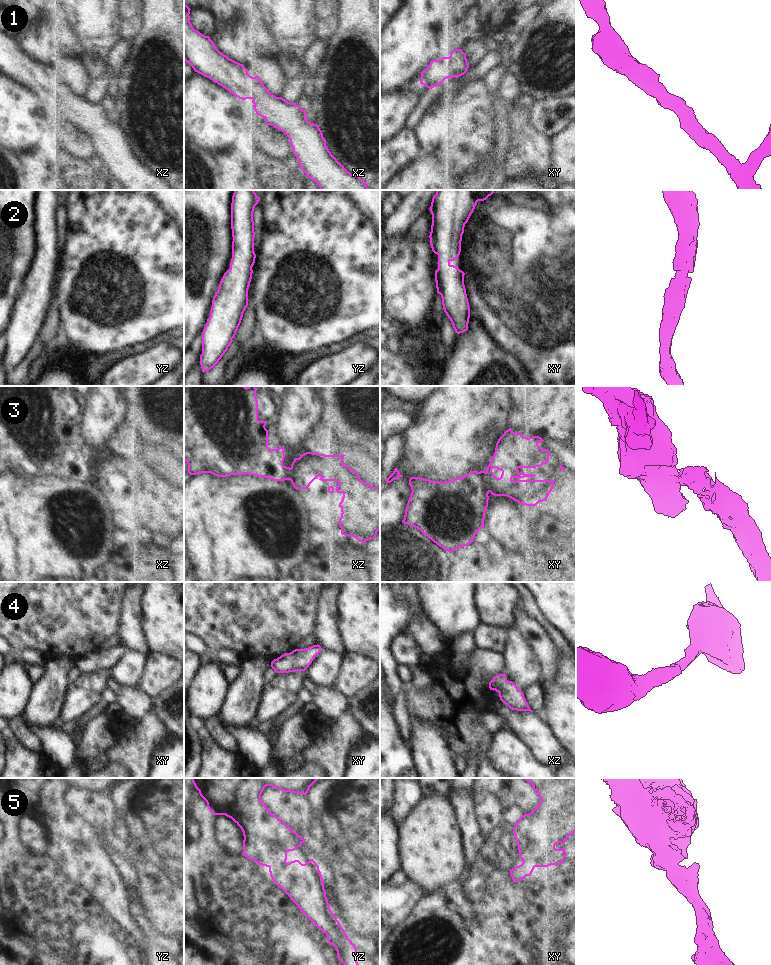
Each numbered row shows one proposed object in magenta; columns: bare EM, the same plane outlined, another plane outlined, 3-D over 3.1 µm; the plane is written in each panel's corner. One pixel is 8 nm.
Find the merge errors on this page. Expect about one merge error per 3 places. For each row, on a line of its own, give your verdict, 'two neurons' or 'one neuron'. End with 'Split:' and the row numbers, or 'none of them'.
1: one neuron
2: one neuron
3: two neurons
4: one neuron
5: one neuron
Split: 3

